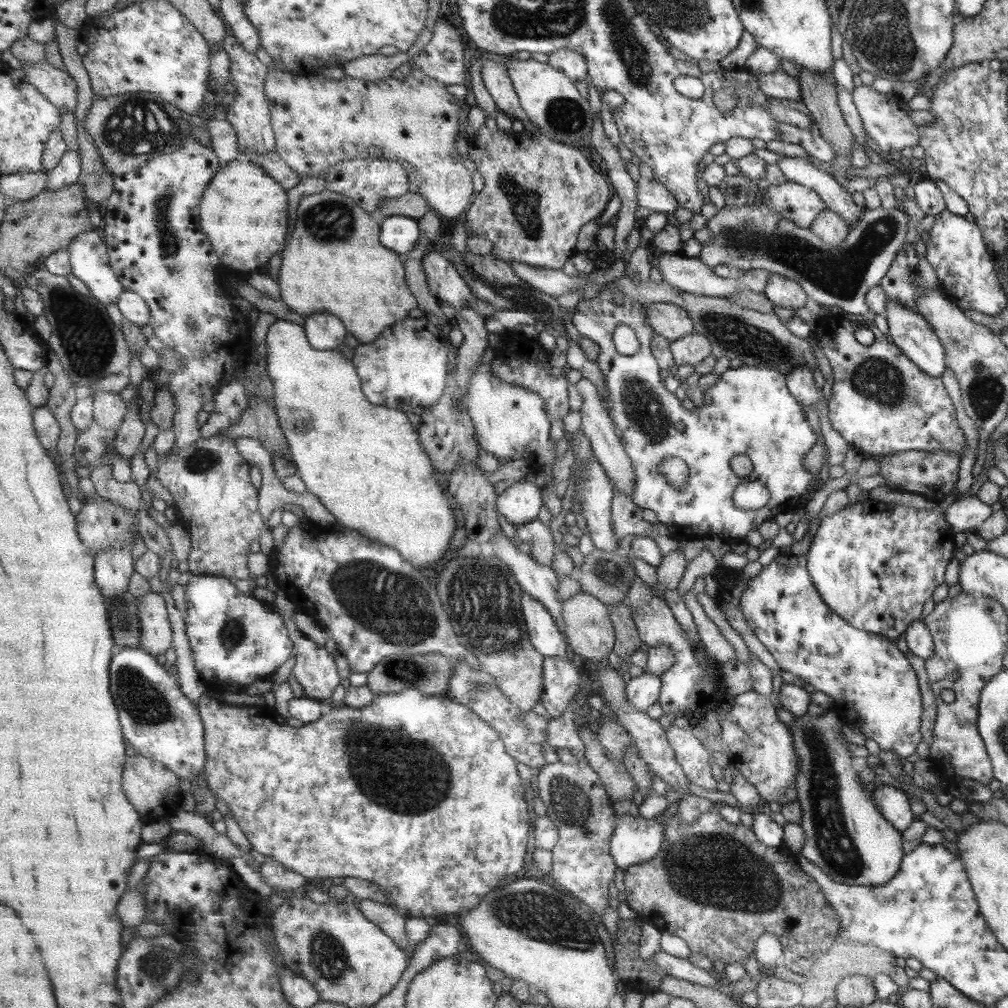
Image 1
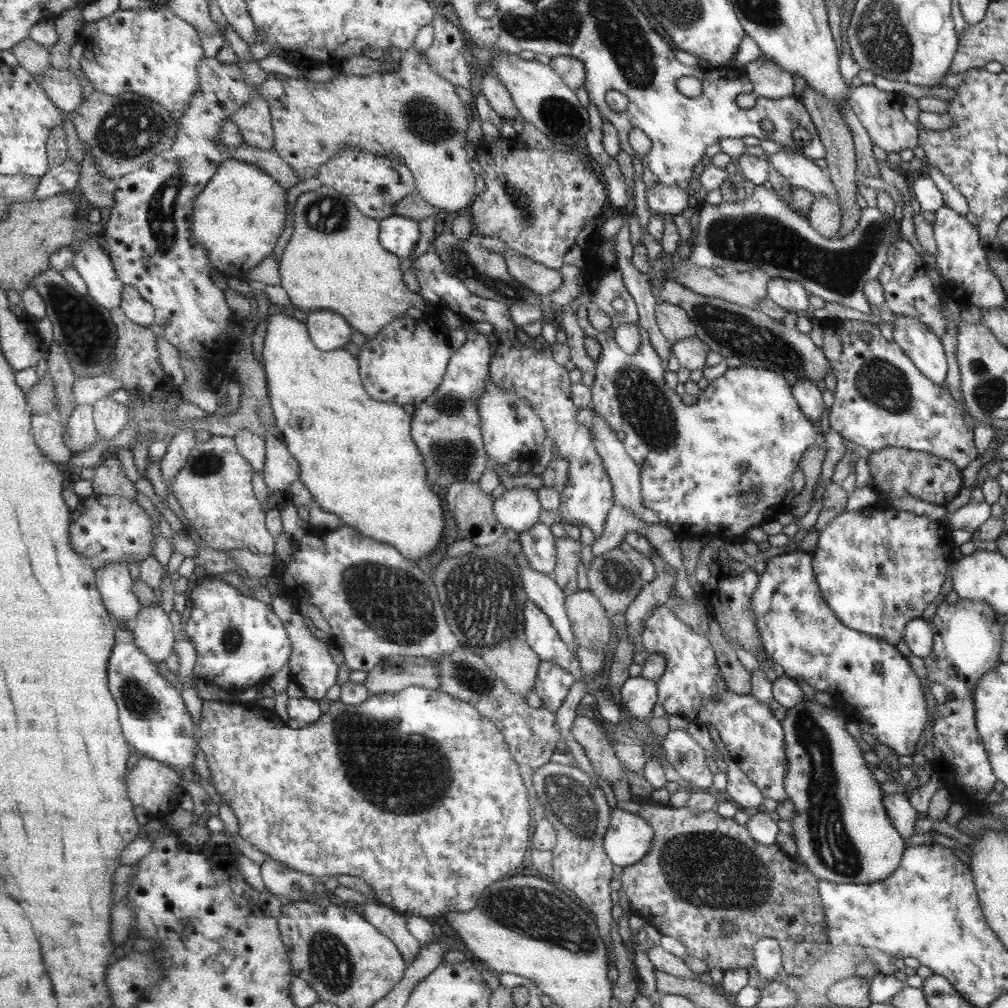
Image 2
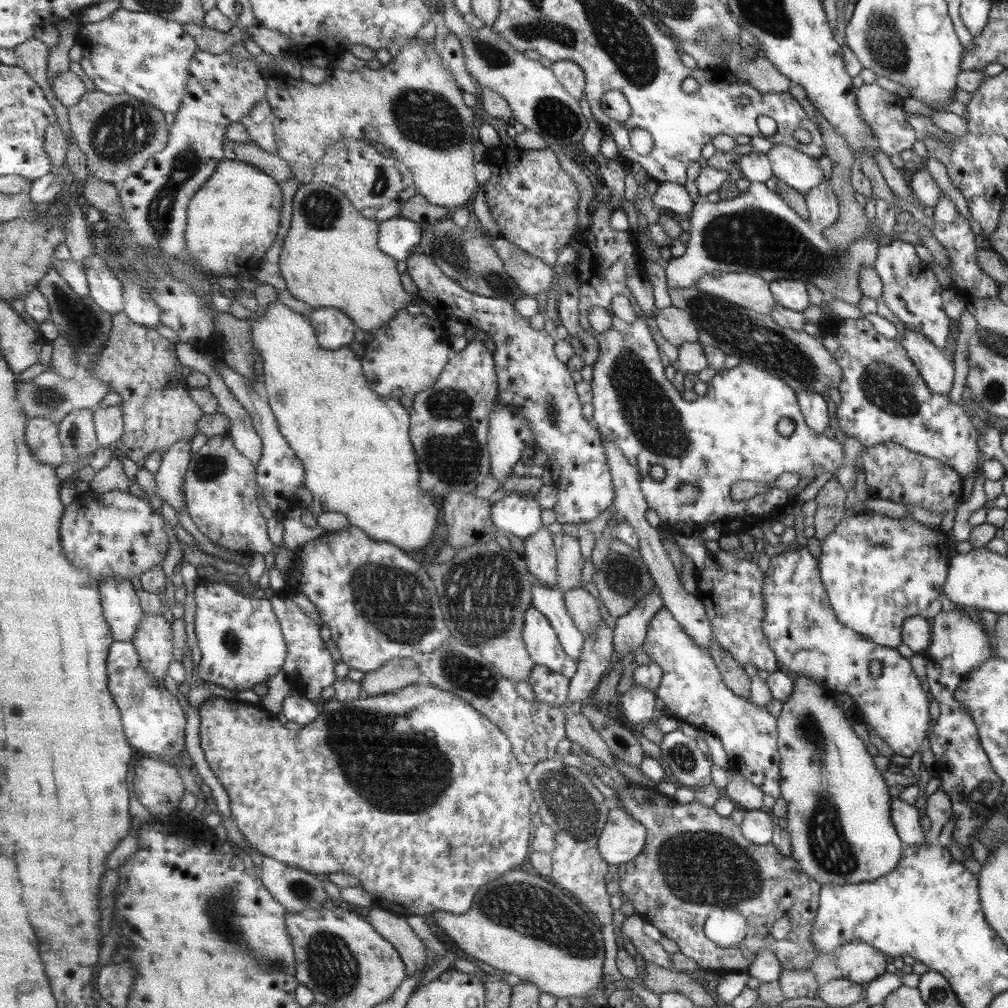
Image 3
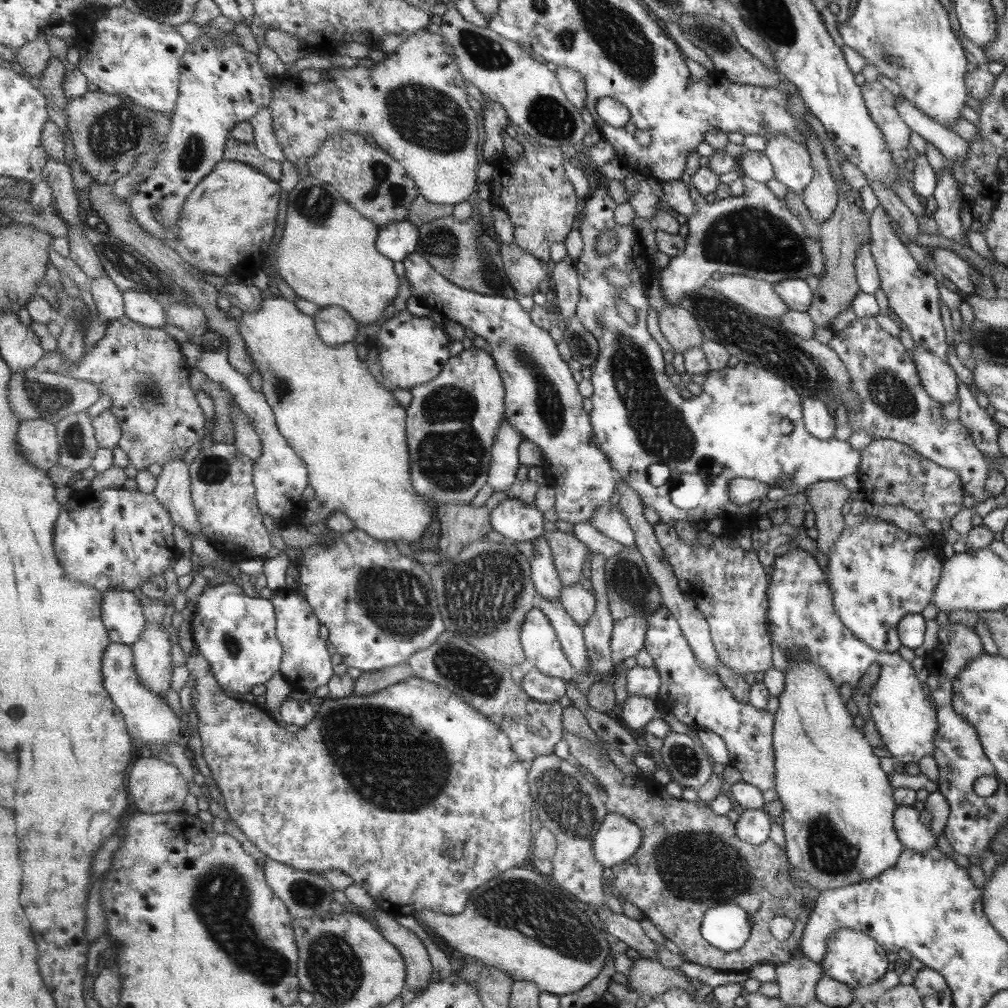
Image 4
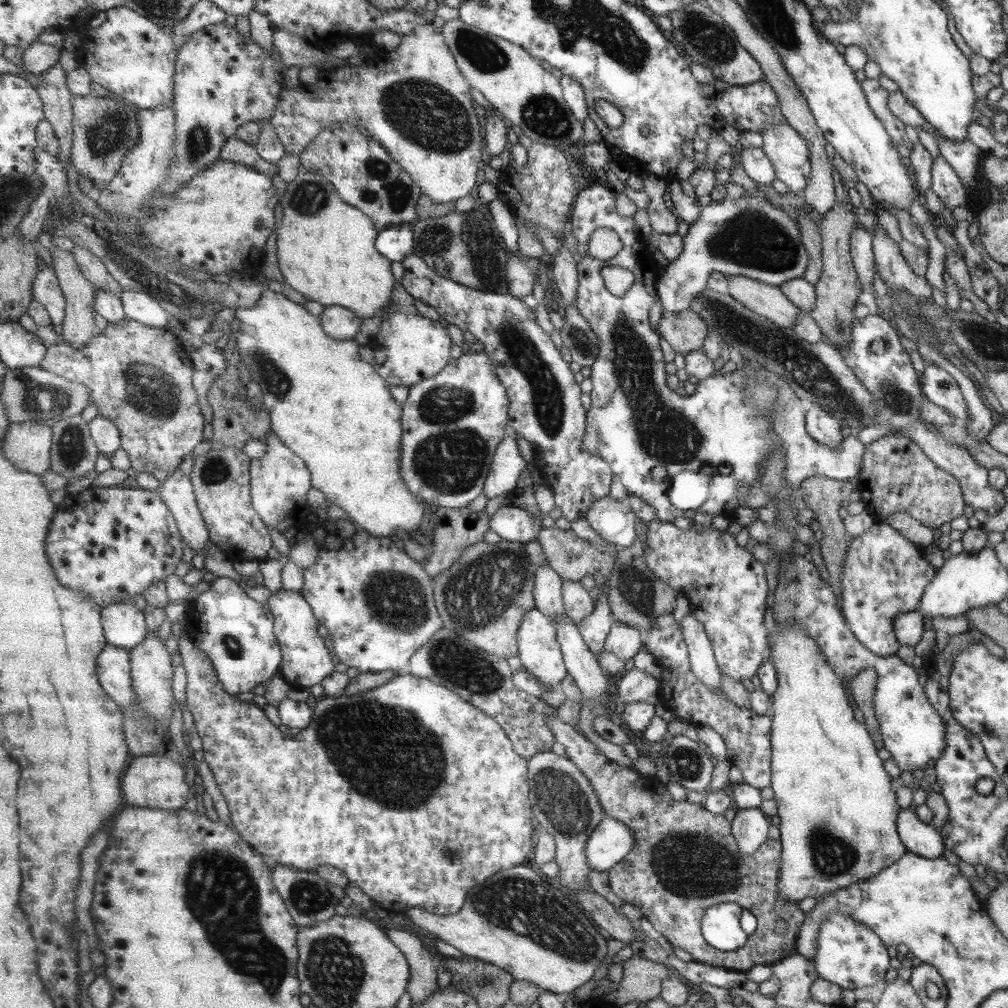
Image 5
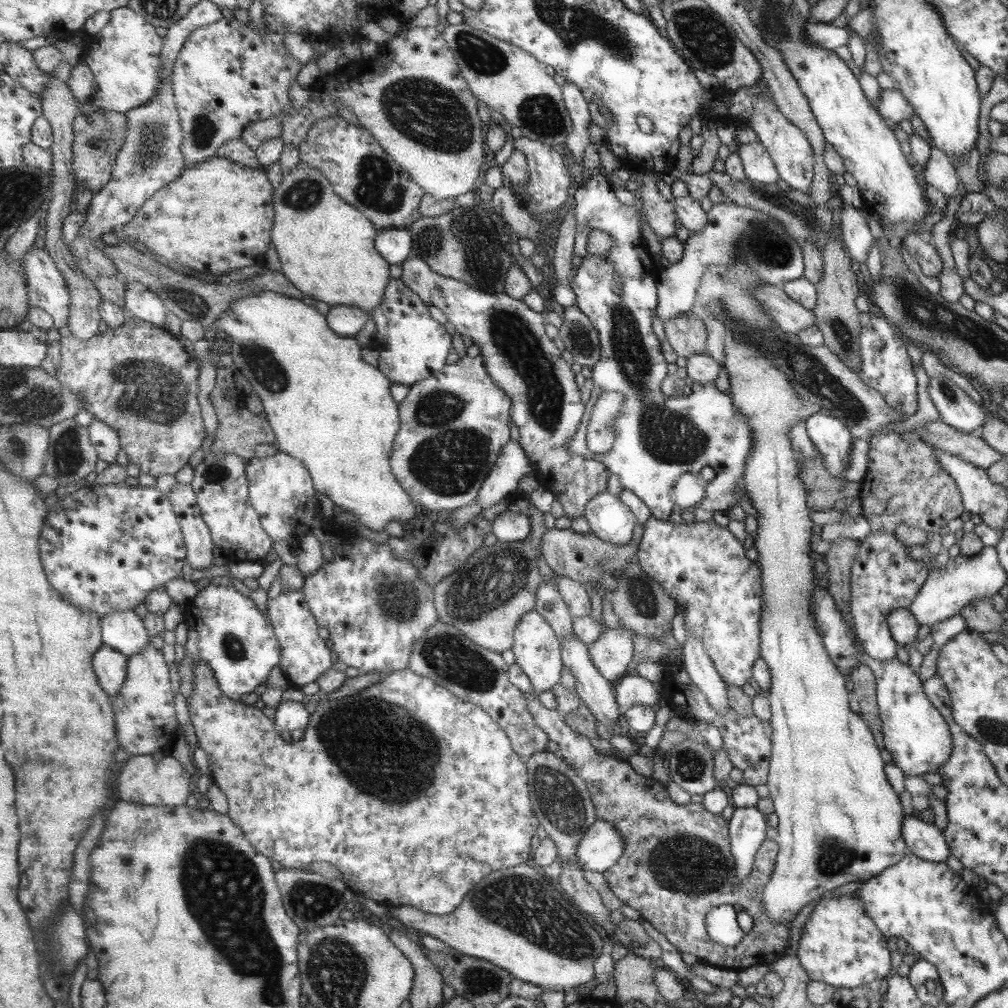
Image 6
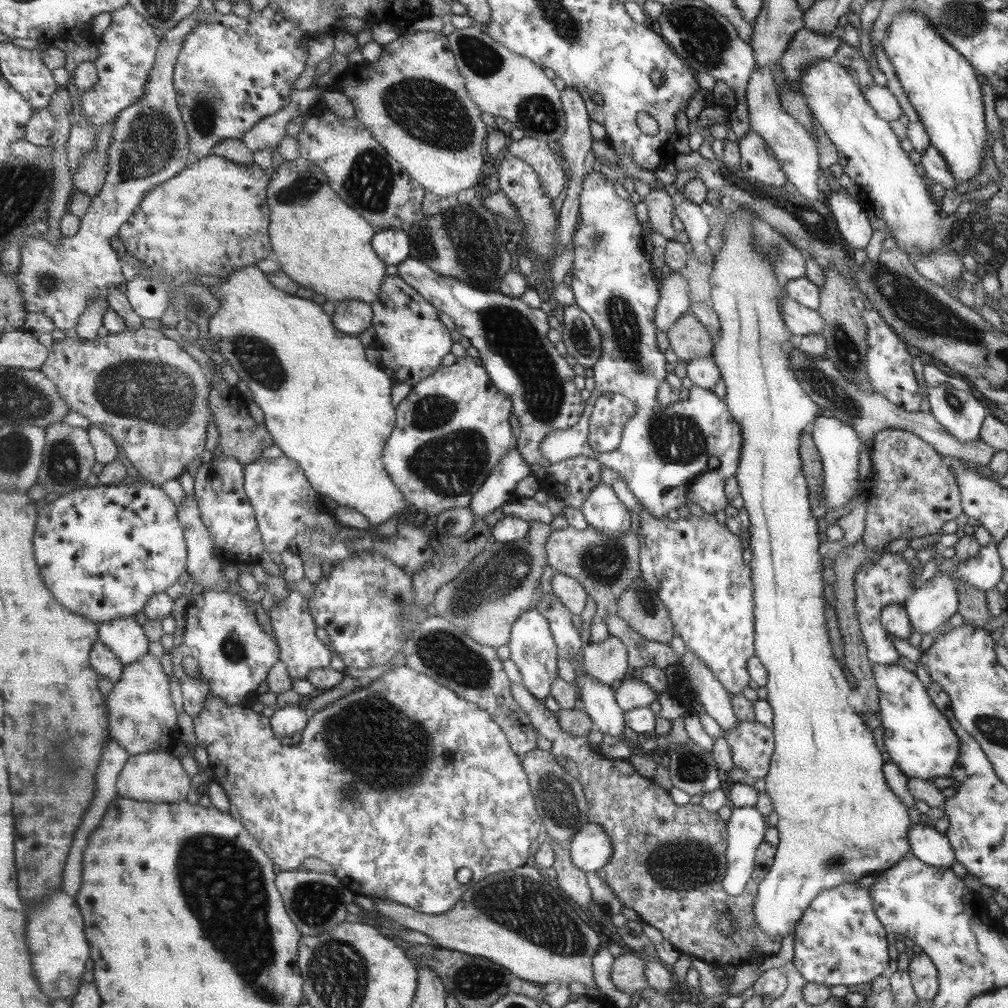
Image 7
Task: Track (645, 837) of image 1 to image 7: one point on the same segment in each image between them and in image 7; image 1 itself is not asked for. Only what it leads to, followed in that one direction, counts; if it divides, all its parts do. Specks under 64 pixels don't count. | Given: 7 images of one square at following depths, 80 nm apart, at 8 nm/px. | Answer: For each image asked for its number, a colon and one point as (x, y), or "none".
2: (628, 838)
3: (621, 839)
4: (617, 838)
5: (610, 841)
6: (600, 846)
7: (589, 848)

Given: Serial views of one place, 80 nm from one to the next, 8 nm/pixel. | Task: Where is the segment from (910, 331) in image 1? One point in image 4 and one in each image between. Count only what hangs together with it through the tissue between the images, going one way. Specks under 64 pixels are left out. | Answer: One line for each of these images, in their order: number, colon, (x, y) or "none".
2: (924, 349)
3: (937, 371)
4: (938, 379)

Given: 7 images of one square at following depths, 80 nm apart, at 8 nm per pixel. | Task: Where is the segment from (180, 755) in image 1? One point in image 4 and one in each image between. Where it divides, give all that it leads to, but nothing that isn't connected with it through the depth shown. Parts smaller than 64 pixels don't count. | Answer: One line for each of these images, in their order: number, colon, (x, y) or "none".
2: (155, 719)
3: (154, 721)
4: (150, 720)

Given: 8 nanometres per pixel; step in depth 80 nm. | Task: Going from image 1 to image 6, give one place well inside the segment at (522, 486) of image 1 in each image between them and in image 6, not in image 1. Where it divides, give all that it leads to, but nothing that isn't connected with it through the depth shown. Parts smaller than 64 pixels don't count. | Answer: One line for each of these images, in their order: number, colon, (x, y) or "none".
2: (517, 509)
3: (516, 514)
4: (516, 521)
5: (511, 524)
6: (508, 526)

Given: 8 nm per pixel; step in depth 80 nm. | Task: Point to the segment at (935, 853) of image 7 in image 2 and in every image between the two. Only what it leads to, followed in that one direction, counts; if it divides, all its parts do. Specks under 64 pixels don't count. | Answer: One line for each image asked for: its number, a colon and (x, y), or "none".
2: (903, 816)
3: (905, 818)
4: (914, 835)
5: (919, 838)
6: (925, 840)

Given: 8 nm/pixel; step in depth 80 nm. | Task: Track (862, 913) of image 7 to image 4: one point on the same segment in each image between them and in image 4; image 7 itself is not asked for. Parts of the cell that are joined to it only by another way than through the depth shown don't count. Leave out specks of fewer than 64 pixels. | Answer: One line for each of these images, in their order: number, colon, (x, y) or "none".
4: (853, 958)
5: (849, 954)
6: (839, 945)

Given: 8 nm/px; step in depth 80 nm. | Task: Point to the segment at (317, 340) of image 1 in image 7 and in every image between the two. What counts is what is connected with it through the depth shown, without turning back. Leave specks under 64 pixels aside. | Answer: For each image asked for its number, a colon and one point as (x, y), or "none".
2: (330, 331)
3: (335, 329)
4: (336, 325)
5: (341, 323)
6: (347, 321)
7: (352, 317)

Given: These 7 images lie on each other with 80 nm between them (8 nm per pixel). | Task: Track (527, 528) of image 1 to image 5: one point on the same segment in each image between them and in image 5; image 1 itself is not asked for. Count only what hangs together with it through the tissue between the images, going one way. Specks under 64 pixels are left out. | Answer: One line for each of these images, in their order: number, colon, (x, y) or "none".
2: (538, 546)
3: (539, 554)
4: (547, 583)
5: (548, 586)

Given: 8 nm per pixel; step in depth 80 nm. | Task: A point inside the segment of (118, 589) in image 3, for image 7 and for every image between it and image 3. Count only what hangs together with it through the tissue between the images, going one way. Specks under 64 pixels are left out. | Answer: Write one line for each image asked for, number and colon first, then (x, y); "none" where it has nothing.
4: (123, 614)
5: (125, 625)
6: (122, 629)
7: (125, 637)

